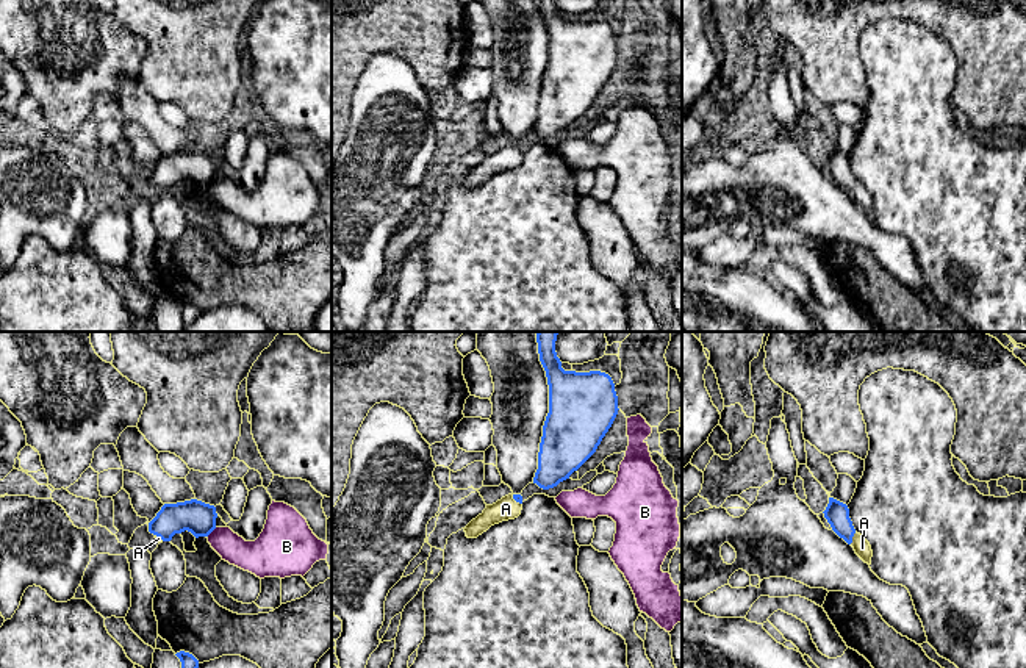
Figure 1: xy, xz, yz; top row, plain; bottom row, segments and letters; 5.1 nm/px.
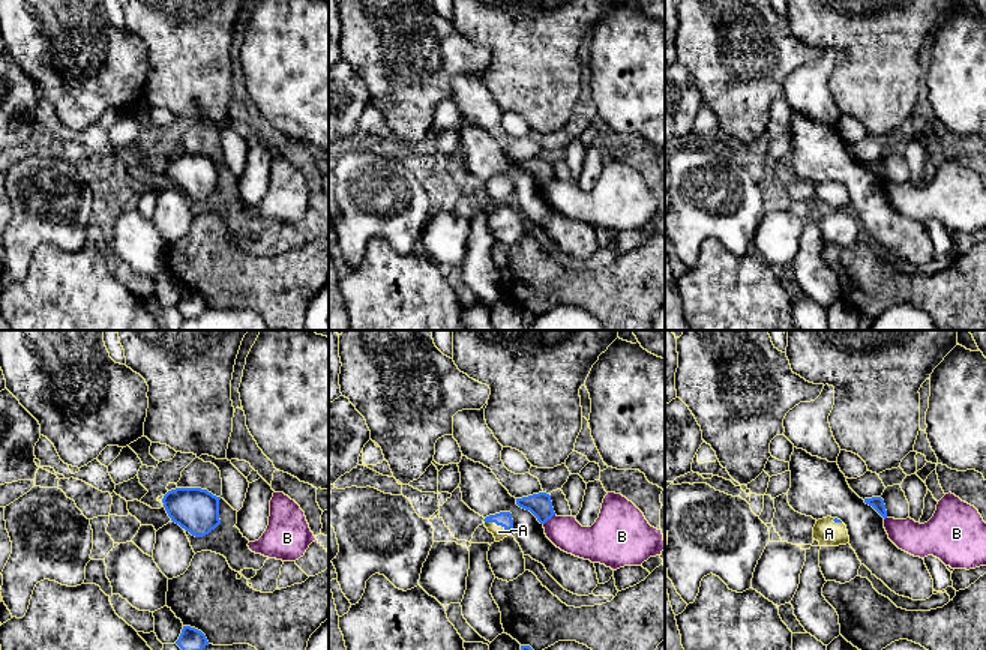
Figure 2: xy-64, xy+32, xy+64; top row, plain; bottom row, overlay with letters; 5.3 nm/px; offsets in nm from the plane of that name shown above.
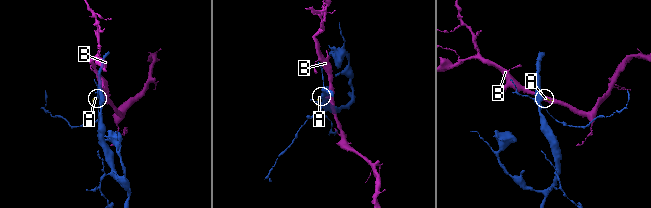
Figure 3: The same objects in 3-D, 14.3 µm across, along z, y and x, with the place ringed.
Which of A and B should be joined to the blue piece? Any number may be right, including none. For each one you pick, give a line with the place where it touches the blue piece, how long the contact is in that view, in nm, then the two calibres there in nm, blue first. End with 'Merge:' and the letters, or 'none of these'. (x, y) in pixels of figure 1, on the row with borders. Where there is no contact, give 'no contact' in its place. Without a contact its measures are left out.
A: contact yz (851, 538); length 70 nm; calibres 130 and 90 nm
Merge: A

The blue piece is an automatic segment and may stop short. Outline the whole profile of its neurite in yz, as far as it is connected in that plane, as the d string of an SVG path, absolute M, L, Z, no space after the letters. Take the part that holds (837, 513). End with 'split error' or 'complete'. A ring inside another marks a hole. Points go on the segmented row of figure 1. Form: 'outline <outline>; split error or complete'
outline M829 497L829 504L823 512L824 518L830 524L832 530L851 544L856 554L868 565L871 565L873 551L870 543L856 532L852 521L849 518L849 508L846 504Z; split error

